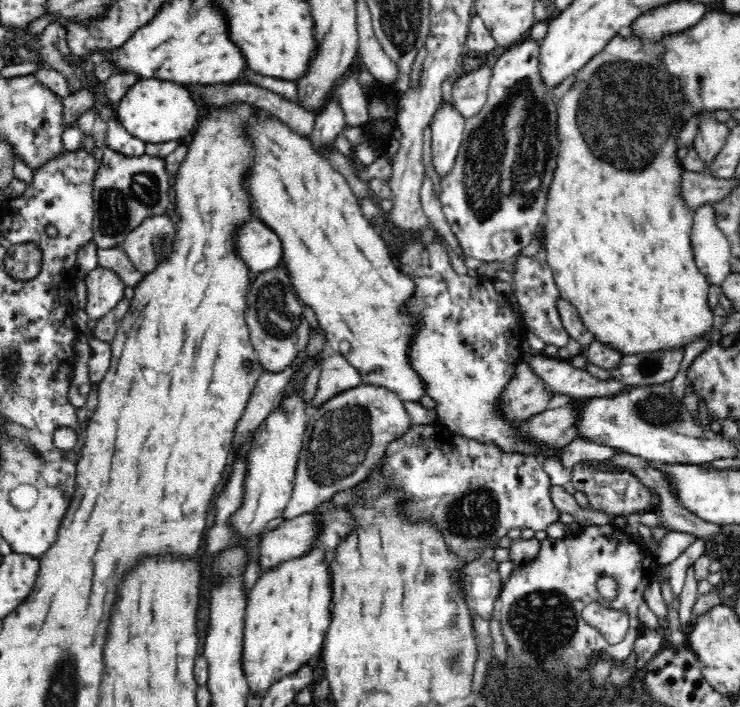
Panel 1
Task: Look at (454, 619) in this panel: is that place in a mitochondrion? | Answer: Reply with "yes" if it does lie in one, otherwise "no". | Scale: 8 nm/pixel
yes

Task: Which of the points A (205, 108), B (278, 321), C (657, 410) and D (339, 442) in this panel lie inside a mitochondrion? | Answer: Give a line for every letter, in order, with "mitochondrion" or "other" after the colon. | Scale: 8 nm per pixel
A: other
B: mitochondrion
C: mitochondrion
D: mitochondrion

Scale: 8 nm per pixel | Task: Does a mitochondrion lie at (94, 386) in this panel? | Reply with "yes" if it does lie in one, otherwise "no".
no

